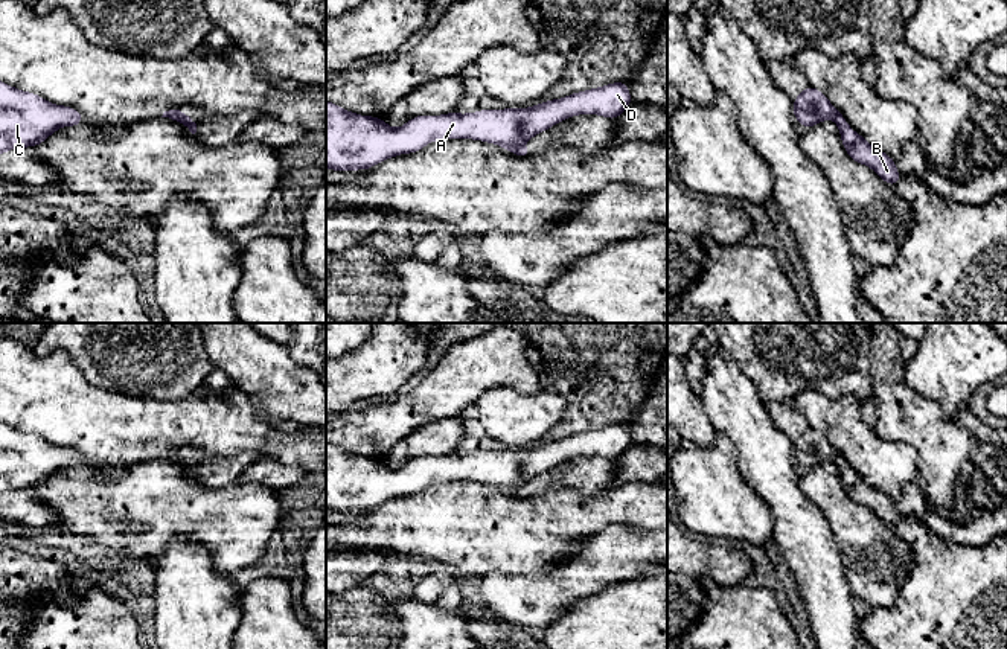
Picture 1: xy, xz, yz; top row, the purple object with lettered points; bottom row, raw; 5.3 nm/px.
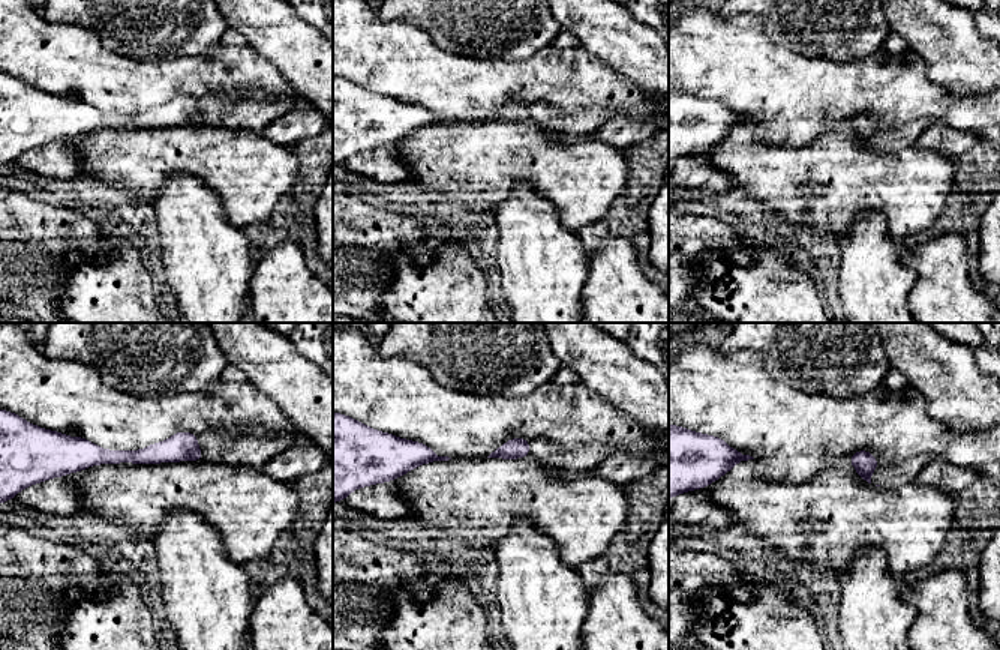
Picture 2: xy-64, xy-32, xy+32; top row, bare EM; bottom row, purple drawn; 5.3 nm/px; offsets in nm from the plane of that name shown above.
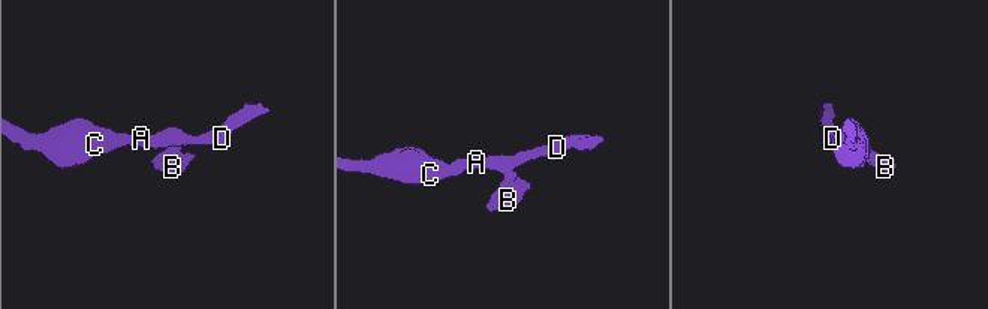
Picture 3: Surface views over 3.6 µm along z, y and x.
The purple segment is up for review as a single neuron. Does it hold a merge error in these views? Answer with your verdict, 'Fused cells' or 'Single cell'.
Fused cells

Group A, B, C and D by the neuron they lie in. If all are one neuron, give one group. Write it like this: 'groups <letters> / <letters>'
groups A C D / B

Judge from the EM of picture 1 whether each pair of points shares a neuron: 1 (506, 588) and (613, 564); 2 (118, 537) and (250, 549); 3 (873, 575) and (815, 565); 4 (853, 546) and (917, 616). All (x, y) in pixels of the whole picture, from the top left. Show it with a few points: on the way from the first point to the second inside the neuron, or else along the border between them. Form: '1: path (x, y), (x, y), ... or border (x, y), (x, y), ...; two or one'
1: path (532, 588), (556, 588), (587, 572); one
2: path (151, 526), (217, 526); one
3: border (832, 537), (840, 553), (843, 576), (855, 596); two
4: border (910, 559), (910, 573), (896, 599), (884, 608); two

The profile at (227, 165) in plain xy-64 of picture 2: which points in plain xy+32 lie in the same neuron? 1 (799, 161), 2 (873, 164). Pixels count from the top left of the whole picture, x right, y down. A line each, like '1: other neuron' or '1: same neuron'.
1: same neuron
2: same neuron

